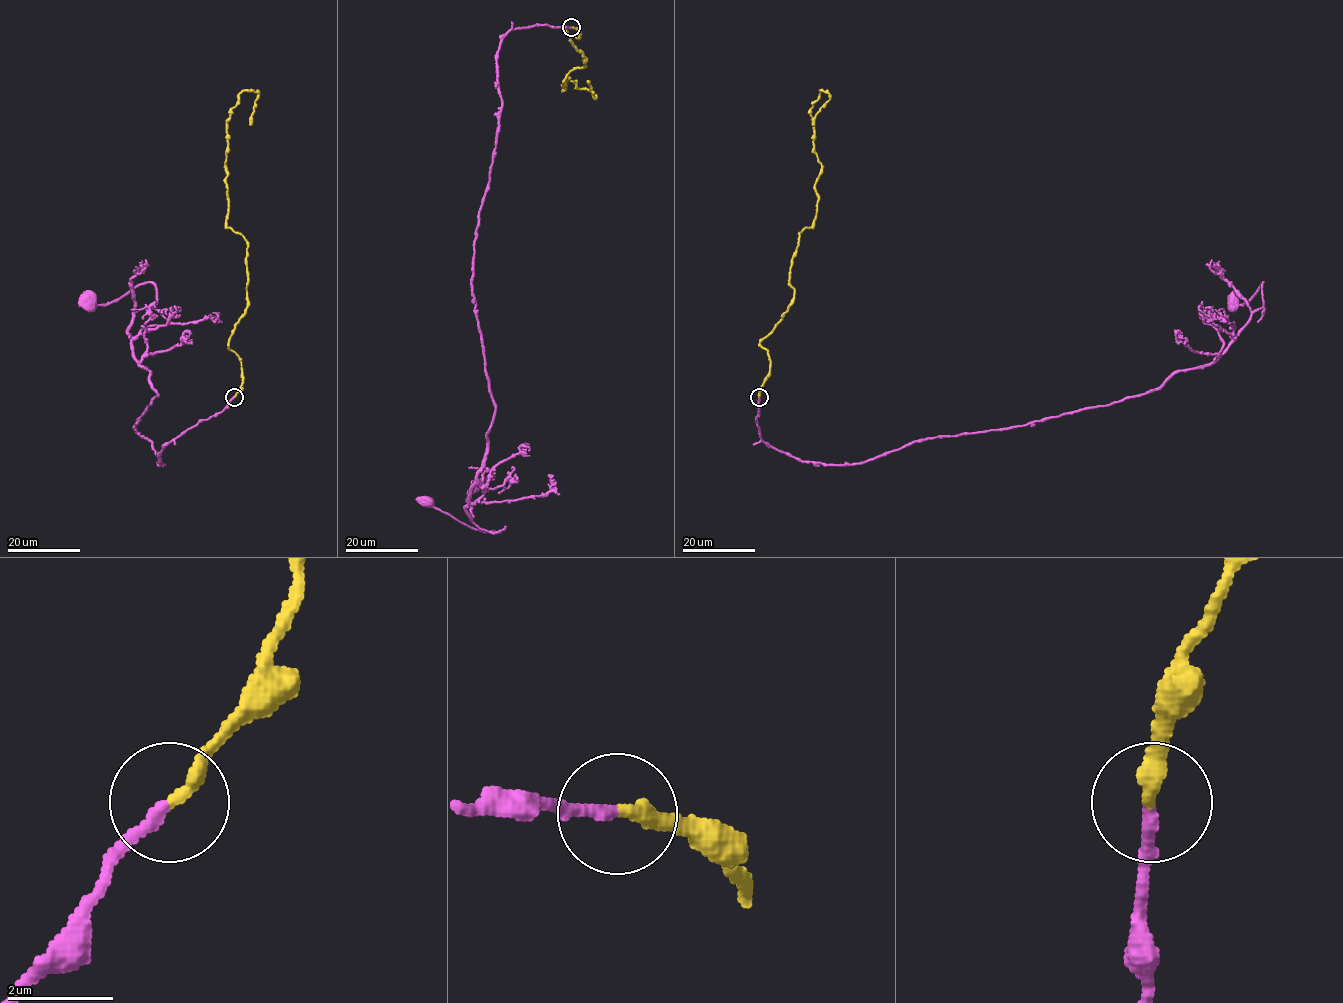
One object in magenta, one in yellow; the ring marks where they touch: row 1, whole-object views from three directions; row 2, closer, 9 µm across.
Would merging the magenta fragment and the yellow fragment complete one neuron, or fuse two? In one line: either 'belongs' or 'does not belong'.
belongs

